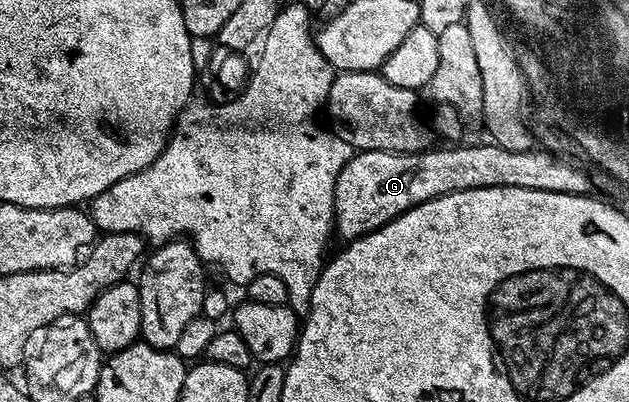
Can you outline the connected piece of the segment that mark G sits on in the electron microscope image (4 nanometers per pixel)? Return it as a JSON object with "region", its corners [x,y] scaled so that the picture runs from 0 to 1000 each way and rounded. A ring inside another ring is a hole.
{"region":[[[722,356],[714,366],[703,366],[709,371],[695,371],[695,366],[685,366],[669,381],[618,381],[617,376],[598,376],[596,371],[579,371],[564,378],[558,388],[553,405],[547,405],[547,415],[541,425],[541,435],[534,445],[534,465],[531,468],[531,580],[536,587],[545,590],[545,602],[555,604],[568,595],[568,590],[577,590],[580,580],[590,580],[598,575],[604,565],[610,565],[623,545],[630,545],[642,525],[649,525],[655,515],[661,515],[668,505],[674,505],[680,495],[693,495],[700,485],[712,485],[714,480],[723,480],[725,475],[750,475],[752,470],[762,470],[763,465],[839,465],[841,470],[851,470],[852,475],[884,475],[886,480],[930,480],[936,483],[938,470],[944,460],[944,450],[924,420],[924,408],[914,405],[911,398],[901,396],[897,388],[887,388],[882,381],[870,378],[860,366],[844,366],[833,376],[808,376],[801,366],[784,356],[771,356],[773,361],[741,361],[742,356]]]}

